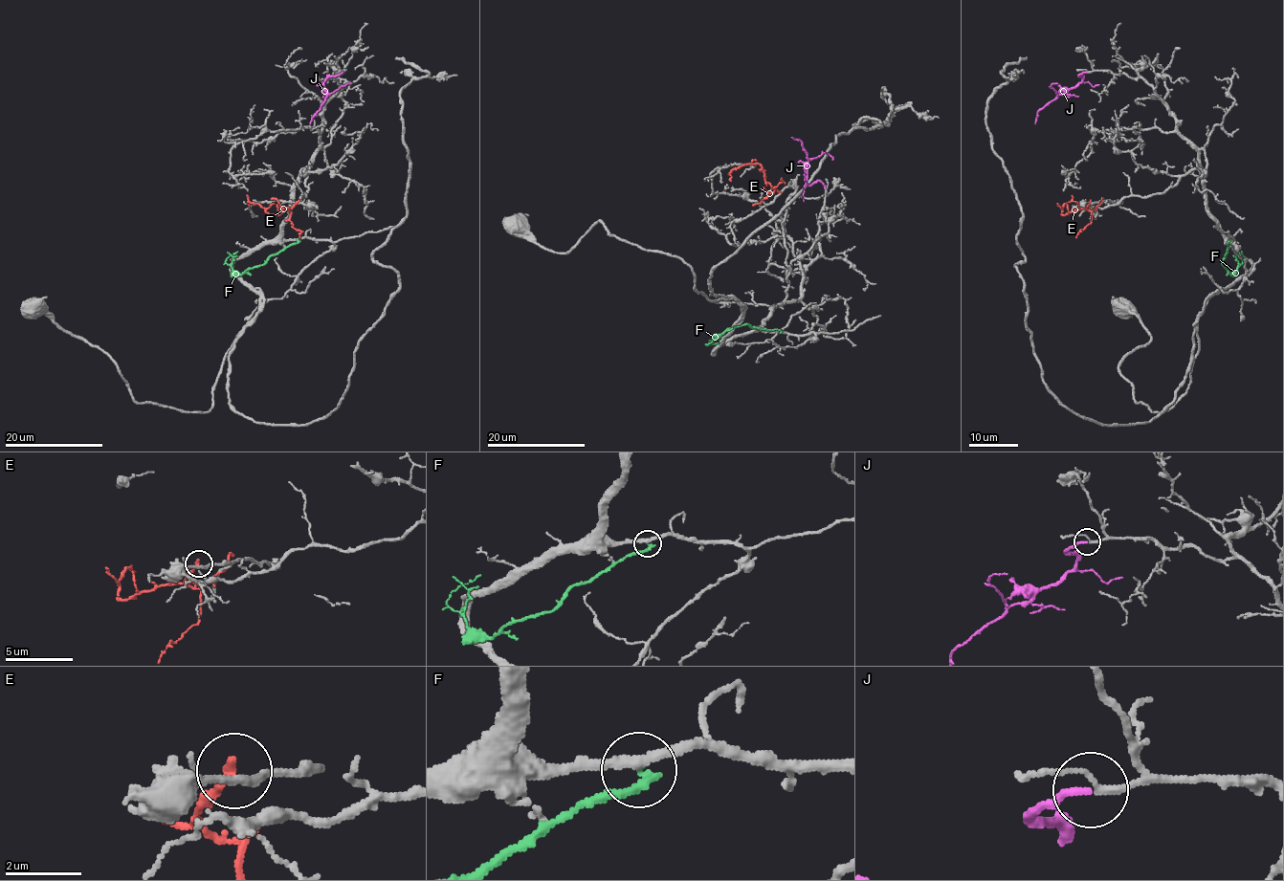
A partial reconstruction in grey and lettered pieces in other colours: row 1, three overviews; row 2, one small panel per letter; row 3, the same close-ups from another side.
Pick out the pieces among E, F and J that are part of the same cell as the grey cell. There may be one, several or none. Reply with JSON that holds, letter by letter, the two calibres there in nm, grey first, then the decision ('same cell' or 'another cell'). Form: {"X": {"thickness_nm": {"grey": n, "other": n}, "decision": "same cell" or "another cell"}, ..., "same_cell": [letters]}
{"E": {"thickness_nm": {"grey": 200, "other": 240}, "decision": "another cell"}, "F": {"thickness_nm": {"grey": 240, "other": 180}, "decision": "another cell"}, "J": {"thickness_nm": {"grey": 170, "other": 180}, "decision": "same cell"}, "same_cell": ["J"]}

